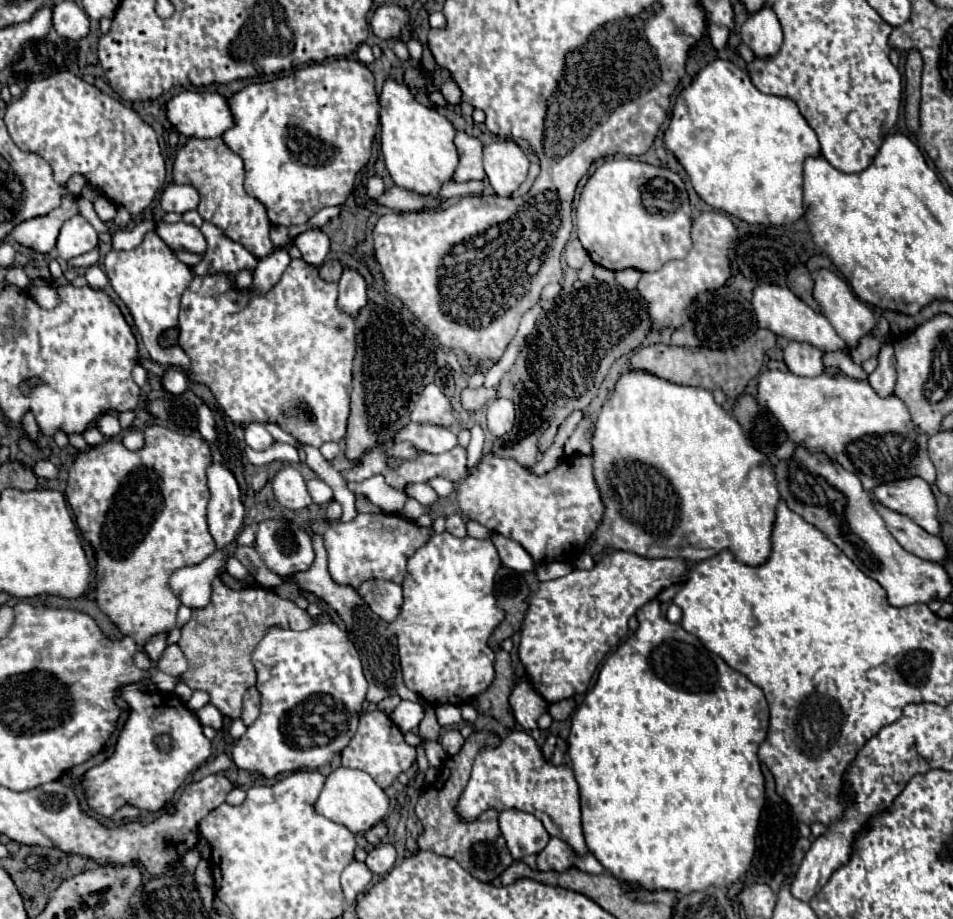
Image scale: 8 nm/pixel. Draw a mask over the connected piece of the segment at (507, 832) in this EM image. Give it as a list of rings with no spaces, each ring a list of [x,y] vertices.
[[[504,810],[498,818],[500,832],[506,838],[506,846],[514,860],[522,860],[528,854],[538,854],[550,840],[550,834],[536,816],[520,810]]]

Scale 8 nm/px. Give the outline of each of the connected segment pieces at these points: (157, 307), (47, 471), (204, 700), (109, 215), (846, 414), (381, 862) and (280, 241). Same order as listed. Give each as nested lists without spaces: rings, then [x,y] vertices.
[[[148,232],[148,234],[144,236],[142,244],[140,244],[138,248],[134,248],[134,250],[128,250],[128,252],[124,252],[124,250],[118,250],[118,252],[116,252],[116,250],[110,250],[110,252],[106,254],[106,258],[104,258],[104,272],[106,272],[106,276],[108,276],[108,280],[110,280],[112,288],[114,288],[114,292],[116,292],[116,294],[120,296],[120,300],[130,308],[130,312],[132,312],[132,316],[134,316],[134,322],[136,322],[136,326],[138,326],[138,332],[140,332],[140,336],[142,336],[142,342],[144,342],[146,350],[150,352],[151,360],[158,362],[158,364],[164,364],[164,366],[178,366],[178,368],[182,368],[182,370],[188,374],[188,372],[190,372],[190,360],[188,360],[188,356],[185,352],[180,346],[179,349],[175,349],[175,352],[171,349],[162,348],[158,343],[158,336],[160,336],[166,328],[178,326],[180,296],[182,296],[182,292],[188,288],[188,284],[192,282],[192,278],[194,278],[192,268],[186,266],[184,262],[180,262],[180,260],[174,256],[174,252],[158,238],[156,232]]]
[[[38,460],[34,464],[34,474],[42,478],[56,478],[56,466],[50,460]]]
[[[194,690],[194,692],[192,692],[192,698],[188,700],[188,706],[190,706],[192,710],[200,710],[200,708],[204,708],[208,702],[210,702],[210,696],[208,696],[206,692]]]
[[[100,196],[100,198],[94,200],[94,210],[96,210],[98,218],[104,220],[104,222],[108,222],[108,220],[112,220],[116,216],[116,206],[106,196]]]
[[[768,370],[758,376],[758,402],[776,416],[792,442],[808,448],[810,452],[826,452],[830,460],[836,460],[848,472],[856,474],[866,490],[914,476],[920,476],[928,484],[936,482],[936,466],[928,456],[928,436],[914,426],[908,406],[896,394],[882,398],[868,384],[868,380],[856,380],[844,374],[832,376],[828,372],[814,378],[804,378],[790,372]]]
[[[380,842],[368,852],[366,864],[374,874],[386,874],[396,862],[396,848],[390,842]]]
[[[272,225],[270,238],[275,247],[285,247],[291,241],[288,228],[281,225]]]

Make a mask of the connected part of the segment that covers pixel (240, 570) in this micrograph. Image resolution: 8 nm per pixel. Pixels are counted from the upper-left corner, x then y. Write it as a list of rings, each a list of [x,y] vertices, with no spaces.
[[[230,558],[230,560],[228,560],[226,572],[228,572],[230,576],[234,576],[236,580],[242,580],[242,582],[246,582],[246,578],[248,578],[248,570],[246,570],[236,558]]]

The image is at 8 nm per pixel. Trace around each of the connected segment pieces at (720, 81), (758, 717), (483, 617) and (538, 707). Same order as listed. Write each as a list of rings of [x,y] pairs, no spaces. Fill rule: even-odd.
[[[714,60],[712,64],[708,64],[706,68],[702,68],[698,72],[698,76],[694,78],[694,82],[682,90],[682,94],[678,96],[676,104],[674,104],[674,112],[670,118],[670,126],[664,132],[664,142],[666,148],[678,158],[678,162],[684,166],[684,170],[688,172],[688,178],[696,190],[696,194],[712,208],[716,210],[724,210],[726,214],[732,214],[748,224],[772,224],[772,226],[790,226],[794,222],[798,222],[804,216],[804,202],[802,202],[802,166],[804,160],[810,156],[820,156],[822,148],[818,142],[816,132],[810,128],[810,124],[806,122],[806,118],[800,114],[798,106],[790,100],[790,98],[780,98],[780,96],[772,96],[772,94],[762,94],[752,82],[750,76],[740,70],[738,66],[734,66],[732,62],[726,60]]]
[[[652,600],[644,604],[636,618],[640,622],[638,630],[618,646],[618,650],[604,662],[594,688],[584,698],[584,708],[578,708],[572,716],[572,728],[568,736],[568,756],[580,786],[582,804],[582,830],[588,850],[604,864],[612,876],[624,882],[638,882],[646,890],[668,888],[680,894],[704,890],[708,886],[730,886],[740,880],[752,864],[756,848],[756,830],[760,812],[764,806],[764,776],[758,760],[758,748],[766,740],[770,726],[770,708],[764,692],[754,686],[744,674],[732,670],[718,654],[706,650],[706,646],[686,632],[680,624],[666,622],[660,616],[660,602]]]
[[[450,532],[434,534],[428,544],[424,544],[408,560],[408,572],[402,582],[404,604],[398,618],[388,626],[398,638],[404,684],[432,706],[468,704],[494,682],[494,652],[486,642],[504,618],[504,610],[496,606],[496,598],[492,594],[494,574],[498,568],[500,558],[490,540],[476,540],[470,536],[456,538]]]
[[[526,674],[516,682],[510,694],[510,706],[516,722],[524,730],[534,730],[538,726],[540,714],[548,710],[548,702],[534,690],[534,686],[530,686],[530,680],[526,678]]]

